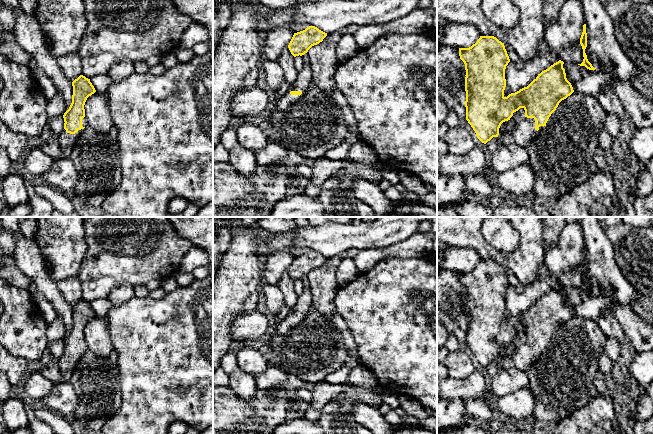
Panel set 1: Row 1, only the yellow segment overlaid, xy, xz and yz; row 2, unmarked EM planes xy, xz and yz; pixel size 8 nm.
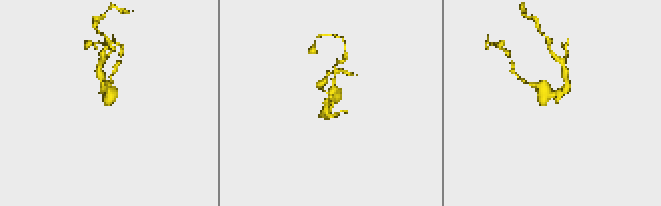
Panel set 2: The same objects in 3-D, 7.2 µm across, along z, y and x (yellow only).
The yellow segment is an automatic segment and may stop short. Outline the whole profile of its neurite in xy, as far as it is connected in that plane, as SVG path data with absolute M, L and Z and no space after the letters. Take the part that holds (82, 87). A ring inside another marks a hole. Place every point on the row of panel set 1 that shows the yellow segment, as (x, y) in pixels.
M80 75L72 82L73 95L69 109L64 113L64 130L55 137L63 157L68 157L76 140L87 126L84 105L89 96L96 92L90 79Z

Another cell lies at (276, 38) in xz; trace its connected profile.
M271 26L263 34L263 57L270 61L277 61L293 35L294 33L286 26Z

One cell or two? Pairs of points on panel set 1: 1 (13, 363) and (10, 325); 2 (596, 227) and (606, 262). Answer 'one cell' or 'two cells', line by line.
1: two cells
2: one cell

